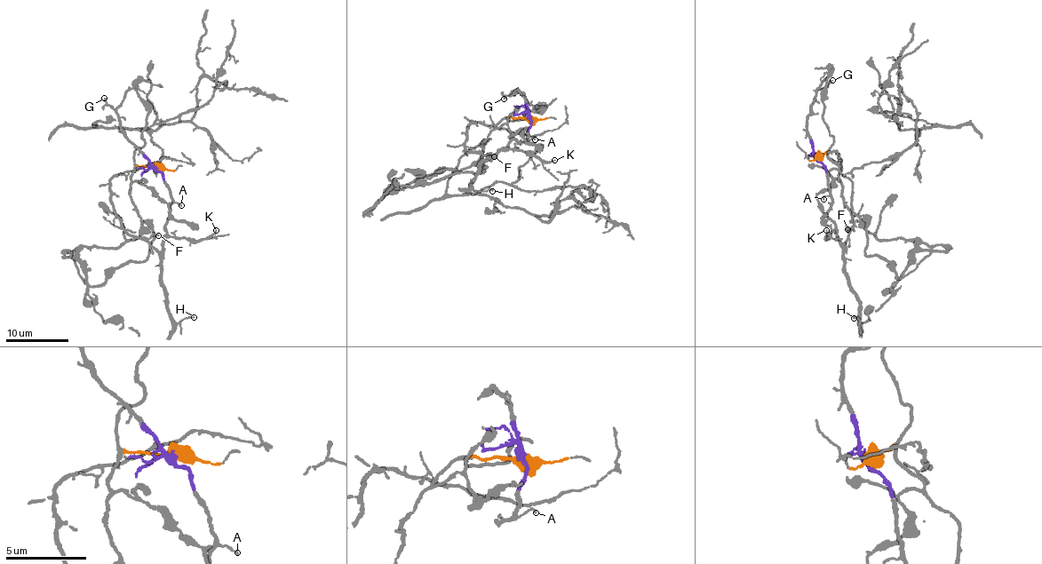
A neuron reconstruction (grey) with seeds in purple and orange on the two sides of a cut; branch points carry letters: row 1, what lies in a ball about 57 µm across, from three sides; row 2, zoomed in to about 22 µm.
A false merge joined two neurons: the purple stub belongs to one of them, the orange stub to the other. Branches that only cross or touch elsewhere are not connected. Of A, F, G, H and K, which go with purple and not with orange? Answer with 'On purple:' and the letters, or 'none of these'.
On purple: A, F, G, H, K

